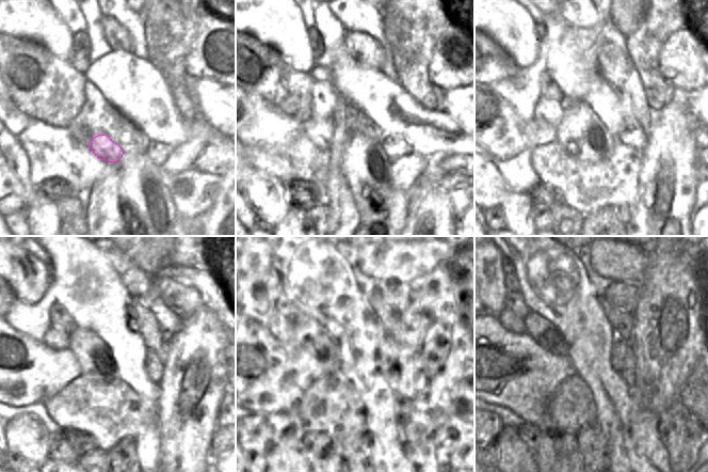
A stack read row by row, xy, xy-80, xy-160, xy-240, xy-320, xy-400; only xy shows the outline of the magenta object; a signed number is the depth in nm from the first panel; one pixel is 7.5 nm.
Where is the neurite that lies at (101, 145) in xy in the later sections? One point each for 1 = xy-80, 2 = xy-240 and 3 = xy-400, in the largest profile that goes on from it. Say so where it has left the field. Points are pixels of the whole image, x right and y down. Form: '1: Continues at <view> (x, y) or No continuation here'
1: Continues at xy-80 (322, 132)
2: Continues at xy-240 (55, 339)
3: Continues at xy-400 (509, 319)

